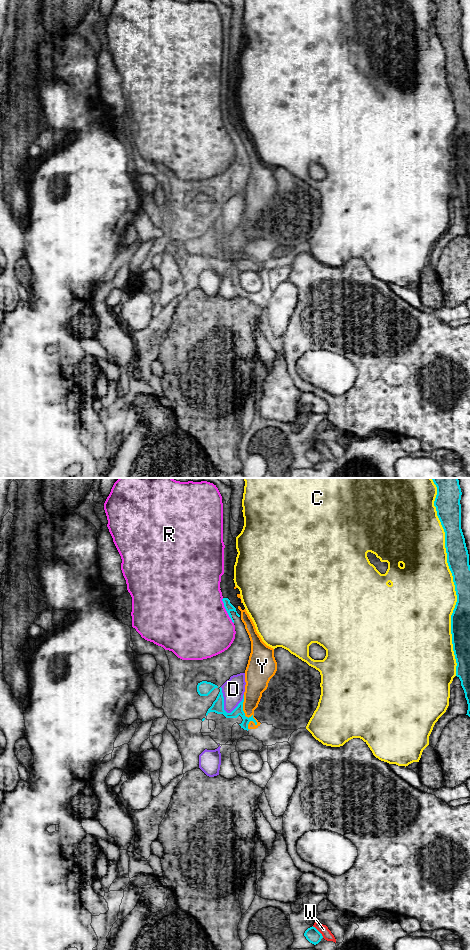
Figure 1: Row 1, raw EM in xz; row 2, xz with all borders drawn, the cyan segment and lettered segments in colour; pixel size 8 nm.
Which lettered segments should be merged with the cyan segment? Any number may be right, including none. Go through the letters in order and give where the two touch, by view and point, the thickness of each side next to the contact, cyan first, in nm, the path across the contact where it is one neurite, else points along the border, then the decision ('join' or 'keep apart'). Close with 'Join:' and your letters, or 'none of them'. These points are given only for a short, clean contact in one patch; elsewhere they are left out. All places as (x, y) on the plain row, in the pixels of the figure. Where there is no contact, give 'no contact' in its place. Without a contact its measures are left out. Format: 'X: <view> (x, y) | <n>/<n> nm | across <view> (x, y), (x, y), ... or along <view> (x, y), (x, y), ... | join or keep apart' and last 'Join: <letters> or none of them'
C: xz (453, 98) | 260/480 nm | keep apart
D: xz (223, 221) | 100/180 nm | keep apart
R: xz (226, 130) | 70/500 nm | keep apart
W: xz (318, 451) | 110/80 nm | keep apart
Y: xz (247, 237) | 100/150 nm | along xz (243, 215), (243, 232), (255, 240), (249, 242), (248, 249) | keep apart
Join: none of them

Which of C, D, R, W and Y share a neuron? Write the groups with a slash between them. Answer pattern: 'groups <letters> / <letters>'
groups C / D / R / W / Y

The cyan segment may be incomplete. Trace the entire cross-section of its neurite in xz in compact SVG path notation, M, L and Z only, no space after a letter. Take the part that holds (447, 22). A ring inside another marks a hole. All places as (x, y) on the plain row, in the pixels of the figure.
M433 0L437 7L434 21L437 36L445 52L447 83L453 96L457 122L451 135L451 154L456 179L456 196L461 201L468 224L467 234L471 238L471 88L465 58L461 49L461 8L459 0Z

